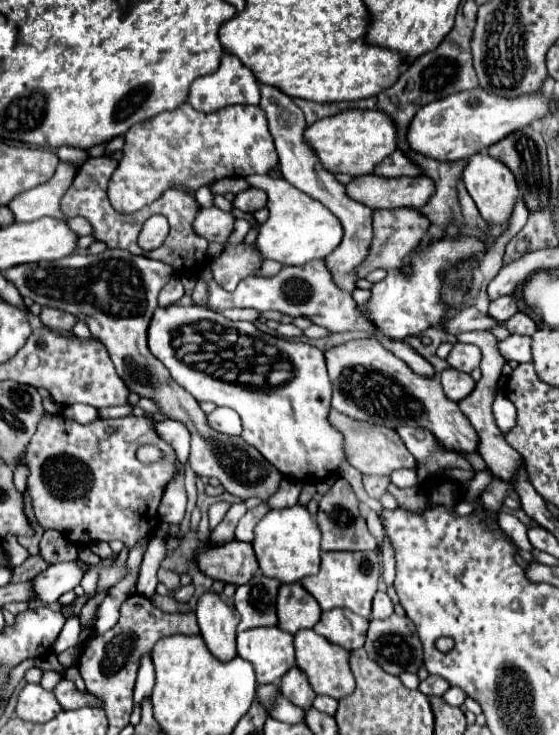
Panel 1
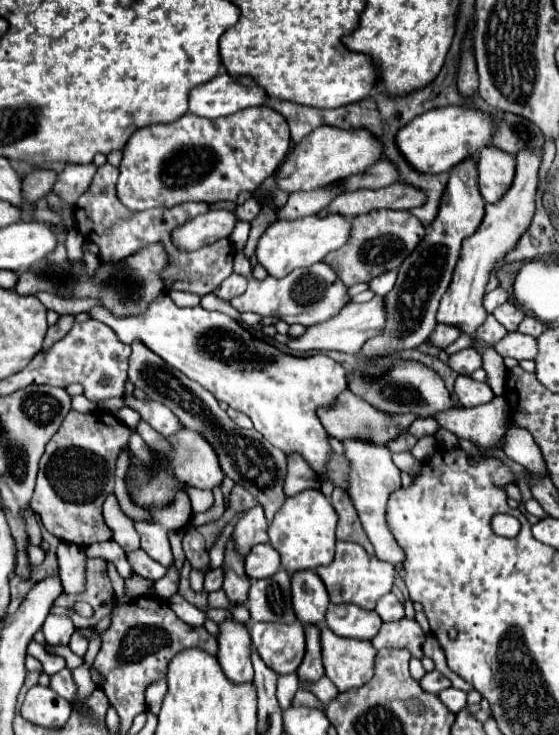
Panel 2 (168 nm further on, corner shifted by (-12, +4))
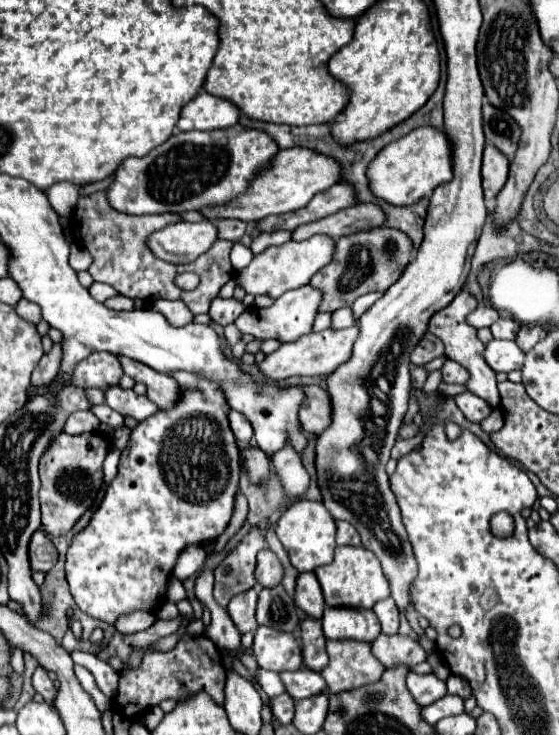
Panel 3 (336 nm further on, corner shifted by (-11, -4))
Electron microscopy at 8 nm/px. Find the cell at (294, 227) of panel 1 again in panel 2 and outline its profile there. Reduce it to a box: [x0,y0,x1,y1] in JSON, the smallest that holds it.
[256,213,351,277]

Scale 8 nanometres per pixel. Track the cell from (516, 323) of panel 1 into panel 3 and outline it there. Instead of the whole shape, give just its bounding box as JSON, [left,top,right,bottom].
[515,325,543,353]

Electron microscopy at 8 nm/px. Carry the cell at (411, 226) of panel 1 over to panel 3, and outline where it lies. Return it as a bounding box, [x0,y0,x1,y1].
[311,227,413,313]

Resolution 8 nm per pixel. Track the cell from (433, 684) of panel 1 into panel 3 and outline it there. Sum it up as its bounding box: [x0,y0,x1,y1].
[407,671,447,705]

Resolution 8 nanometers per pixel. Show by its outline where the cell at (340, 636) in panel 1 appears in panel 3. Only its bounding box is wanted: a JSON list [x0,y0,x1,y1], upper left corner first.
[321,609,381,641]

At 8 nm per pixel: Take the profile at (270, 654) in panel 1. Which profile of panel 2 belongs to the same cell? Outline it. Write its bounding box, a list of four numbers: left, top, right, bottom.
[250,621,306,675]

